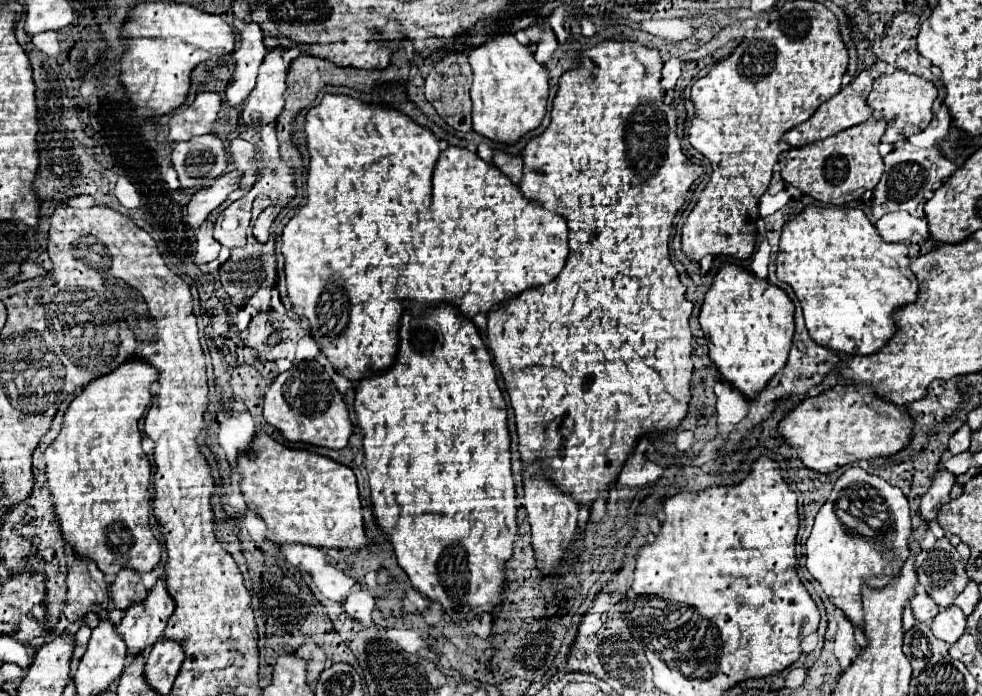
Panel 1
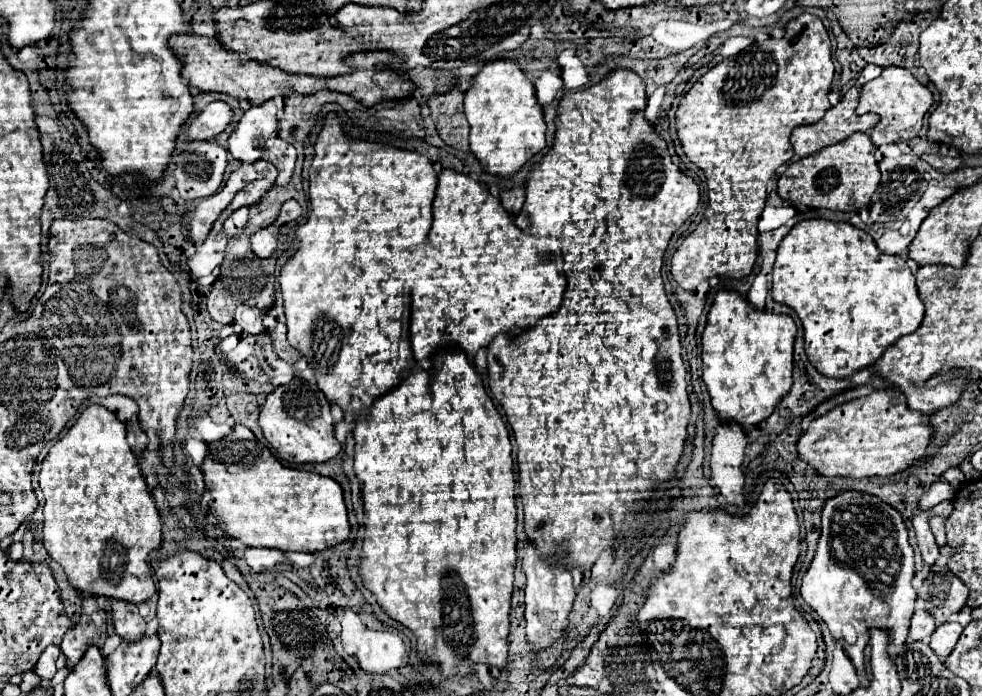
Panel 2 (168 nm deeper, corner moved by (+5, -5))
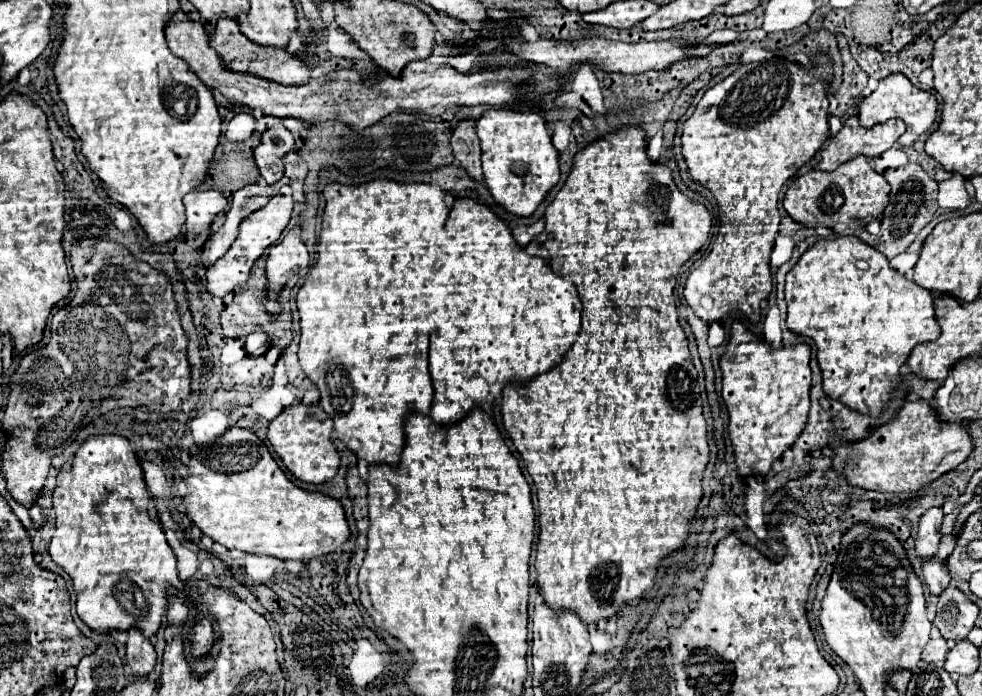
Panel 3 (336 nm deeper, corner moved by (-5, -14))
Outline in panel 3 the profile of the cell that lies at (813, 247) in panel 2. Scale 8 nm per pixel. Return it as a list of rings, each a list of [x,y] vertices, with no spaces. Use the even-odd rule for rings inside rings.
[[[839,236],[837,240],[815,242],[787,274],[785,300],[789,308],[787,328],[817,344],[823,392],[845,404],[849,410],[875,418],[881,416],[893,398],[893,390],[901,382],[899,370],[907,362],[911,350],[921,342],[937,340],[941,334],[933,312],[933,294],[889,268],[889,260],[857,236]]]

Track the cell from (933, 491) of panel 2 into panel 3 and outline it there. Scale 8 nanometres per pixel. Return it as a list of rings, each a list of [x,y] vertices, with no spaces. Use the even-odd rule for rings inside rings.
[[[931,508],[919,518],[919,532],[915,536],[915,554],[921,558],[921,562],[937,556],[937,546],[941,540],[939,532],[941,522],[943,522],[941,508]]]

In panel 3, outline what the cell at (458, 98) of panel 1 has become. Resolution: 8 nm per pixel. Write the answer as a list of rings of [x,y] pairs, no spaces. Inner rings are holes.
[[[463,120],[457,124],[457,128],[451,134],[451,148],[455,160],[467,170],[467,174],[475,182],[483,182],[483,170],[481,170],[481,148],[479,138],[475,134],[475,122]]]

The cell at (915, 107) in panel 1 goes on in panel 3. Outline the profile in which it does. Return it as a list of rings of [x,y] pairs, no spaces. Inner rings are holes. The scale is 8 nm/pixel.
[[[889,74],[887,78],[879,80],[879,86],[867,98],[861,100],[861,104],[857,106],[857,116],[859,116],[859,122],[861,122],[863,128],[871,128],[871,126],[875,126],[879,122],[885,122],[889,118],[901,118],[907,124],[907,132],[899,138],[899,144],[911,146],[919,134],[927,134],[931,130],[931,126],[935,122],[935,116],[937,116],[937,106],[939,104],[935,100],[935,96],[915,88],[907,80],[907,76]]]

